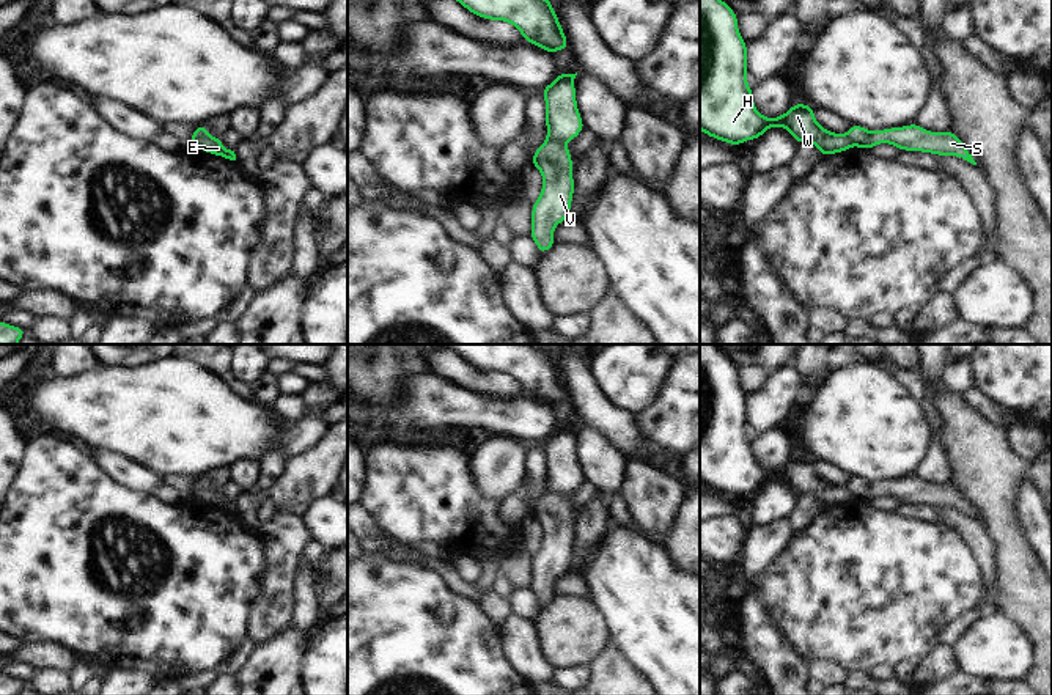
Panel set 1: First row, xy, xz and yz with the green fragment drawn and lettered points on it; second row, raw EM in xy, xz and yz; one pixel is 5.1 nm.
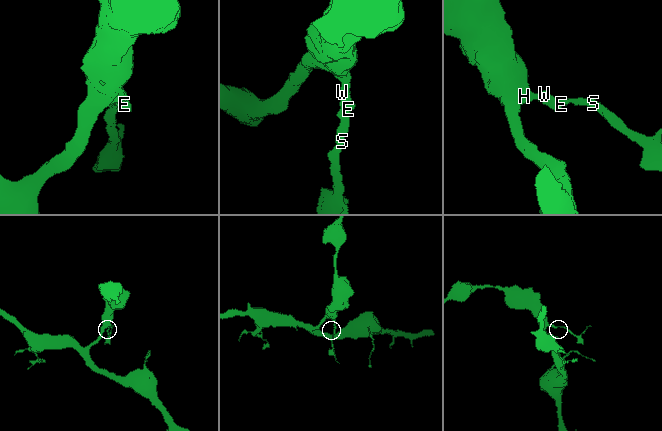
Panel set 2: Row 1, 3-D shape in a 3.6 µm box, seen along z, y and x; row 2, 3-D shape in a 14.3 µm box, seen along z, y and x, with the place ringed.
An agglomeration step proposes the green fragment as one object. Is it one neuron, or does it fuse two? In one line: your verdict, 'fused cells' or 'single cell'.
fused cells

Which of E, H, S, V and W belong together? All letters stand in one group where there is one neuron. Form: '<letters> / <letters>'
E H W / S V

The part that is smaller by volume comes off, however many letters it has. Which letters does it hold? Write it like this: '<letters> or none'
S, V

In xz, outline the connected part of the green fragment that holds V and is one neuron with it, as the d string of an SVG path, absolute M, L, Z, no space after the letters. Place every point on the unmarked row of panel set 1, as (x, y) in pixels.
M544 494L530 514L543 527L543 539L532 558L530 590L541 607L552 601L554 580L565 574L574 550L572 509L565 495Z

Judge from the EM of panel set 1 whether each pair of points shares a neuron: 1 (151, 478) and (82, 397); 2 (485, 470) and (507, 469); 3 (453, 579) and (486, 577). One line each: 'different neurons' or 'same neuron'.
1: different neurons
2: same neuron
3: same neuron

